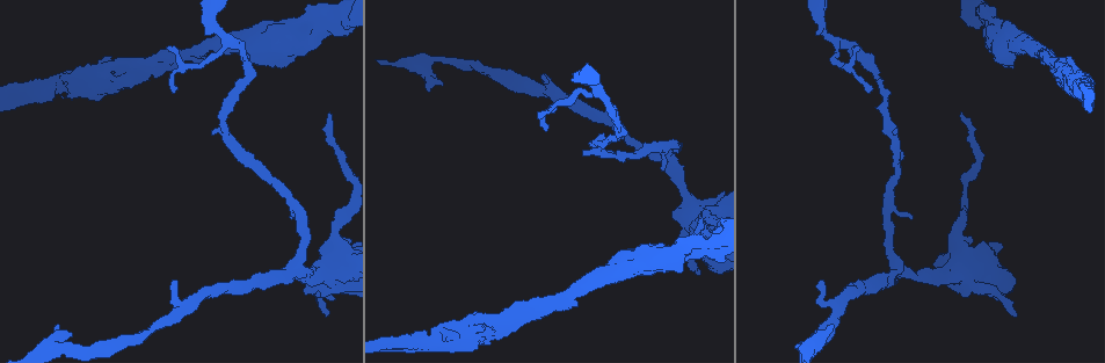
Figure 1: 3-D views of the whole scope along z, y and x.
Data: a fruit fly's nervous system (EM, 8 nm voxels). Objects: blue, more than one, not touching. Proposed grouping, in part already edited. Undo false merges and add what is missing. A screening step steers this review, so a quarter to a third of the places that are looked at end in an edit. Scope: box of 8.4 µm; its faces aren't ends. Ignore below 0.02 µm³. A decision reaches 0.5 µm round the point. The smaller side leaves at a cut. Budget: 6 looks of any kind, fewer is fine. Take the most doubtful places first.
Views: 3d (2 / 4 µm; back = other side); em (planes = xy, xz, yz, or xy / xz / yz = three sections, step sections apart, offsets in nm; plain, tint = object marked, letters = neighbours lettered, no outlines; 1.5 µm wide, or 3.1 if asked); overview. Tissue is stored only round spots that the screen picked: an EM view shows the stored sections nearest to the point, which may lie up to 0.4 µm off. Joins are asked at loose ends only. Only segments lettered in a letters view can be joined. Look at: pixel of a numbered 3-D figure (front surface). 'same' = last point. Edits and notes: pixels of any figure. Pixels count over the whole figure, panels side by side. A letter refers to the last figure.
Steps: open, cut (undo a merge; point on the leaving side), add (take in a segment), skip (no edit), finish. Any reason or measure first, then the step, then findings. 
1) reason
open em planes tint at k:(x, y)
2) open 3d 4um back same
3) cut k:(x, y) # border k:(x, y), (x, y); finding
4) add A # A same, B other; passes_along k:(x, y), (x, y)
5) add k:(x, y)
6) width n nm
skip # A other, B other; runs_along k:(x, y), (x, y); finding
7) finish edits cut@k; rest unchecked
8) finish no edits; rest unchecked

thin end
open em planes tint at 1:(330, 117)

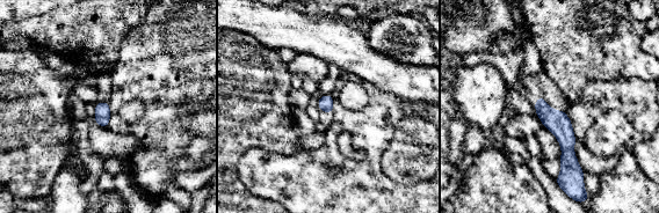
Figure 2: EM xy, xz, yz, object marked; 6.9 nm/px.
open em planes letters same

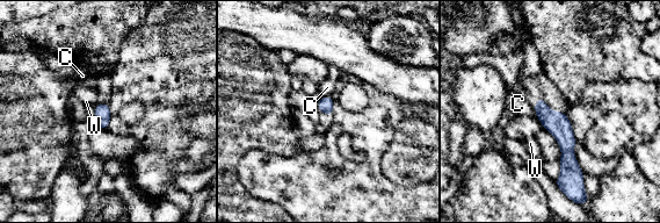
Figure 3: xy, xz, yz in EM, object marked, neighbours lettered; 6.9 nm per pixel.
longest_contact C 80 nm
skip # C other, W other; runs_along 3:(539, 101), (566, 141), (564, 180); none of them fits

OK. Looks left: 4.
open 3d 4um at 1:(697, 275)

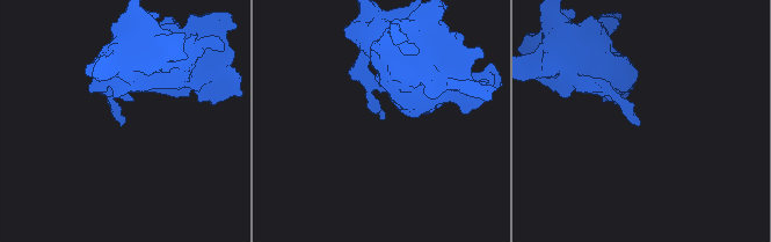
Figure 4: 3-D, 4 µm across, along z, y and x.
open em planes letters at 4:(380, 119)

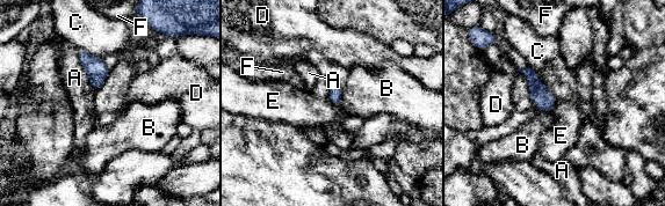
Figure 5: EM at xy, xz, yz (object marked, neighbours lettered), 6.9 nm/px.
skip # A other, B other, C other, D other, E other, F other; border 5:(556, 101), (549, 112); no lettered segment goes on from it

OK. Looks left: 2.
branch stops here
open 3d 4um at 1:(438, 329)

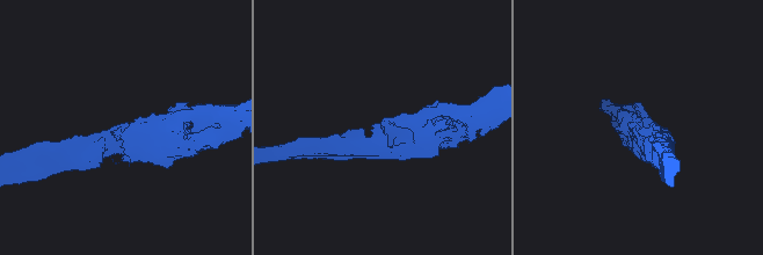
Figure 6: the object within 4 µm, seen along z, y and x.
open em planes letters at 6:(119, 129)

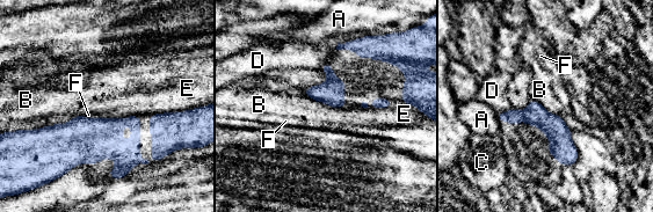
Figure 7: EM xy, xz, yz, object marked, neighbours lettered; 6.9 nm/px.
skip # A other, B other, C other, D other, E other, F other; runs_along 7:(500, 116), (537, 116), (573, 153); no lettered segment goes on from it

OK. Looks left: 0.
finish no edits; rest unchecked

